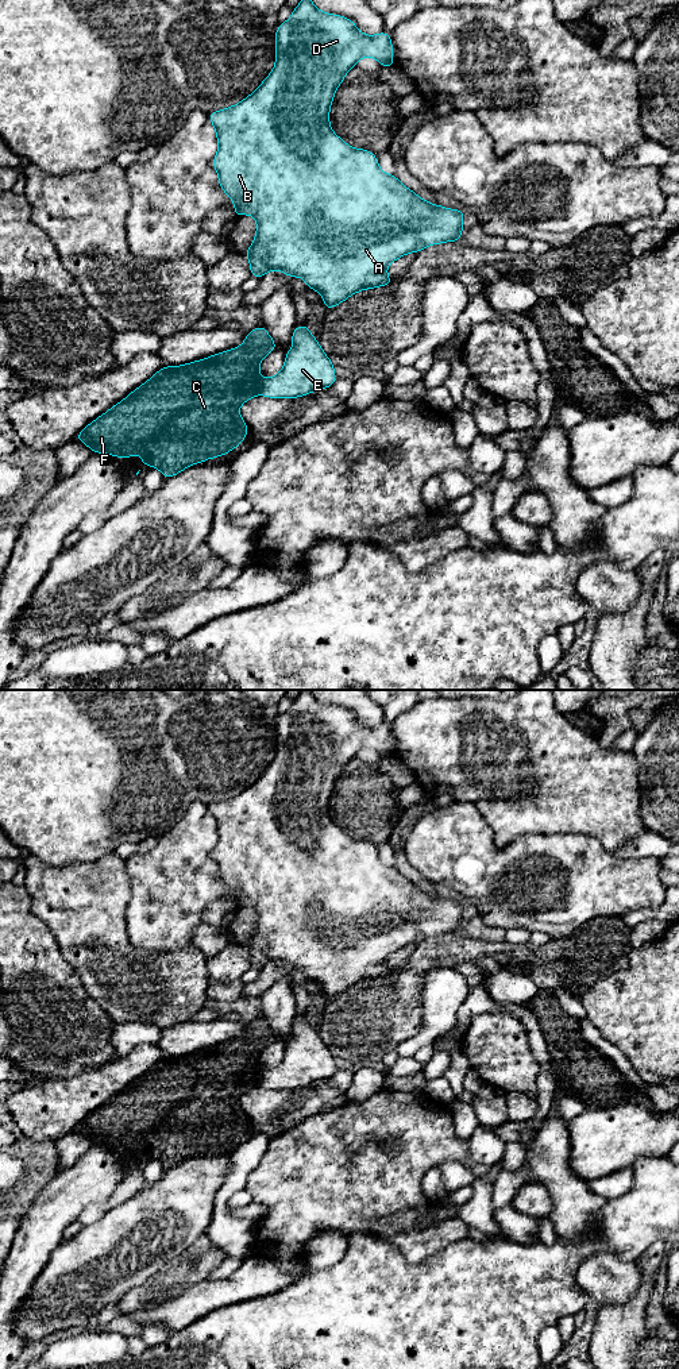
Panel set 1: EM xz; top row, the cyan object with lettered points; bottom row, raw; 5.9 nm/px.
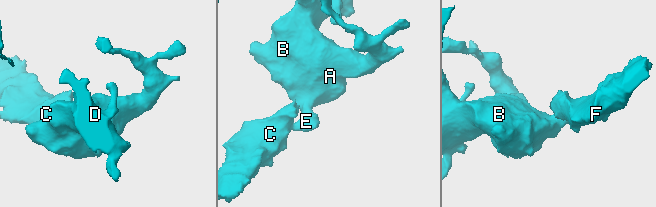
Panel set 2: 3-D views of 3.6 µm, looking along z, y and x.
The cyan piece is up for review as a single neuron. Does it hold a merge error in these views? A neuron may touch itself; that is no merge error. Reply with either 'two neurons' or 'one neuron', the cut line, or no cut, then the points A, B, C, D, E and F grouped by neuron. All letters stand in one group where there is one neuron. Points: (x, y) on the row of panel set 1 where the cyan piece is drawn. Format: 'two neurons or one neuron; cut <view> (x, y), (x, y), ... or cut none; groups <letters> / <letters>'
two neurons; cut xz (261, 378), (259, 393); groups A B D E / C F

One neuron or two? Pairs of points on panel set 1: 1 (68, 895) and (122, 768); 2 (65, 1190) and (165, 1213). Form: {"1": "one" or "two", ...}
{"1": "two", "2": "two"}

